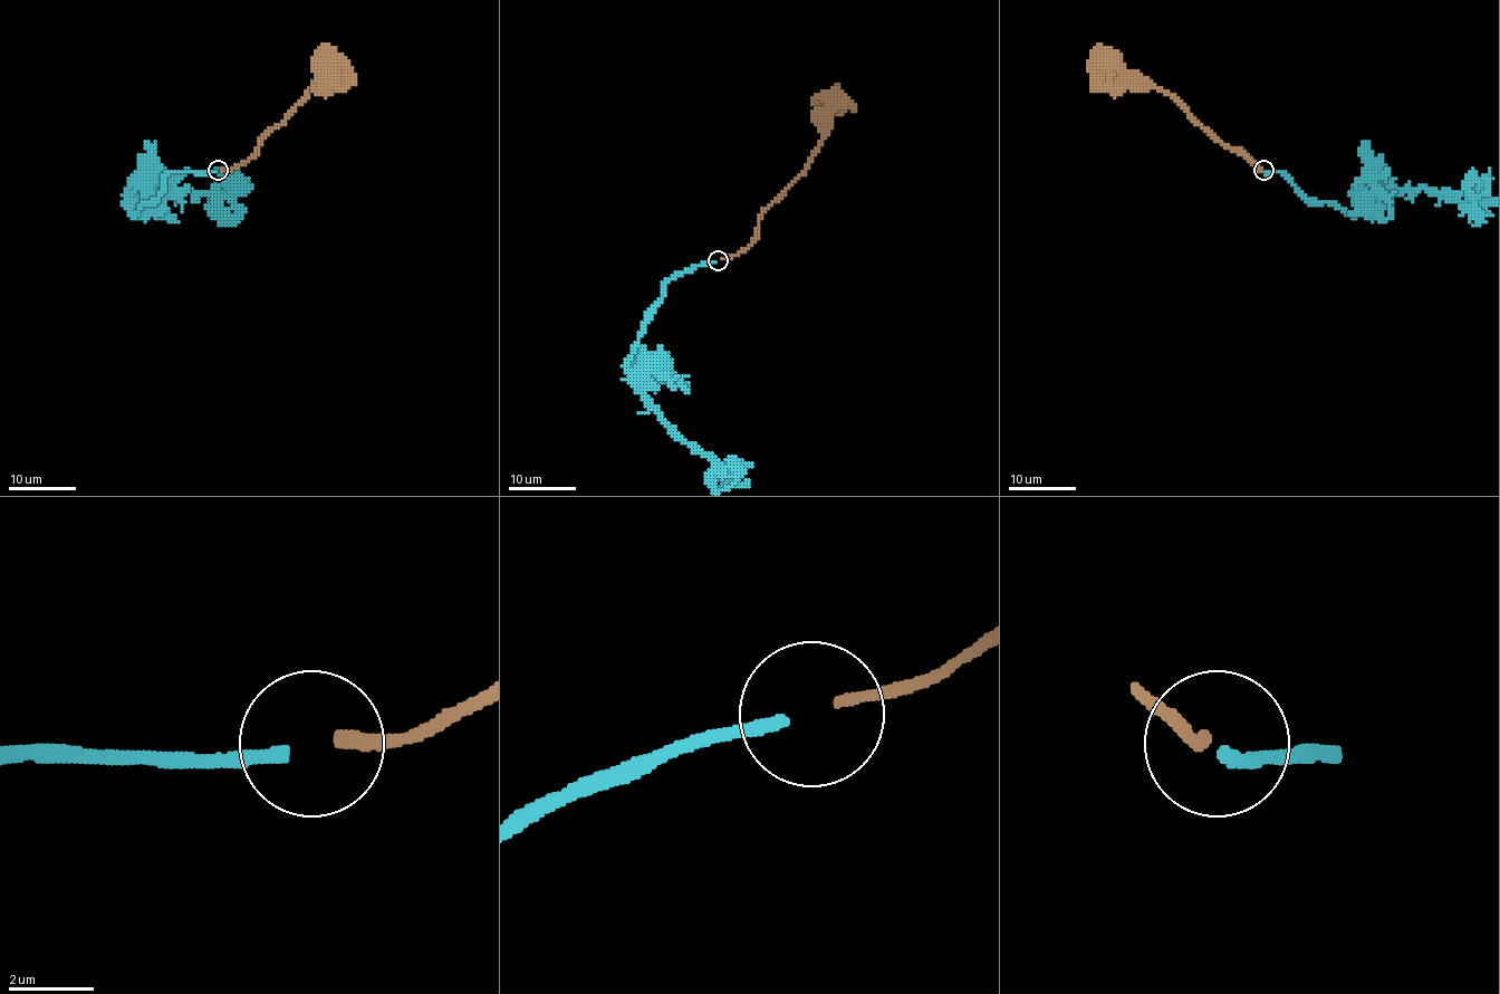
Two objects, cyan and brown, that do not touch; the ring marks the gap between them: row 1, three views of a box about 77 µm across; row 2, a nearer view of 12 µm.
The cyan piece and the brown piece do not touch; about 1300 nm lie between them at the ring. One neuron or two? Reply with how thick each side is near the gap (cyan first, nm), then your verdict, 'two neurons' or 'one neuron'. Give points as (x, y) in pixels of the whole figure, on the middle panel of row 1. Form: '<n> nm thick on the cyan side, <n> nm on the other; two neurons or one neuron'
300 nm thick on the cyan side, 300 nm on the other; one neuron

